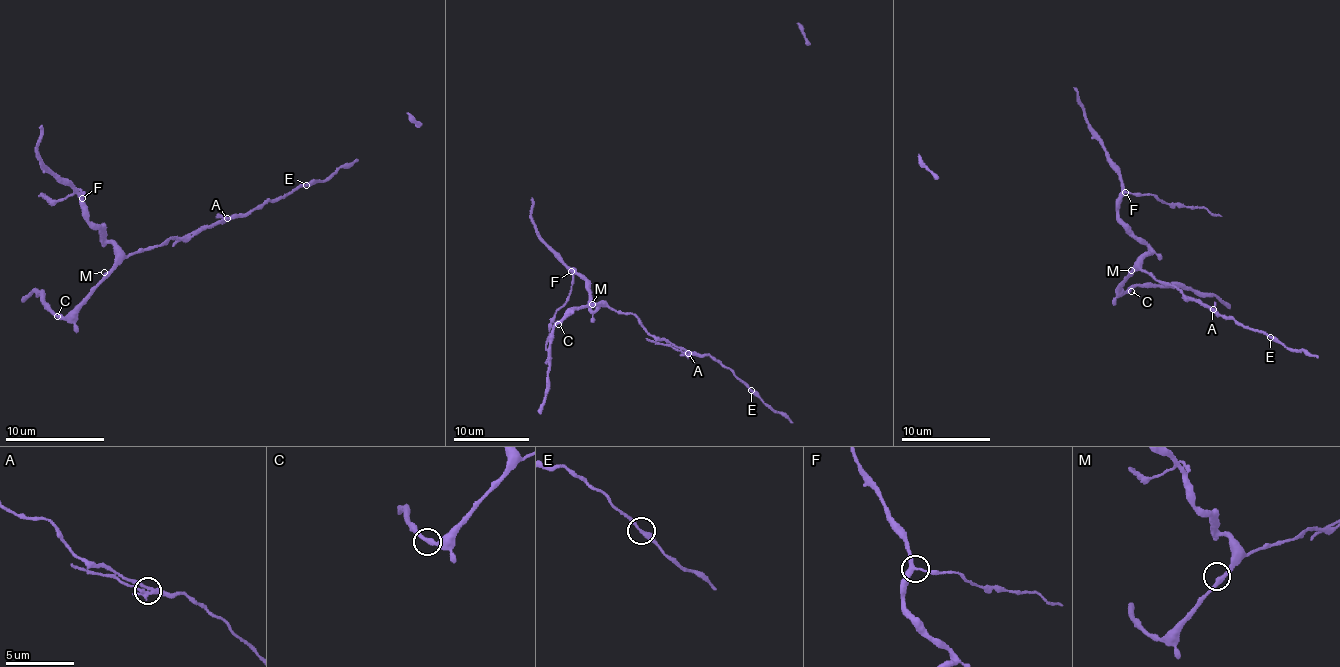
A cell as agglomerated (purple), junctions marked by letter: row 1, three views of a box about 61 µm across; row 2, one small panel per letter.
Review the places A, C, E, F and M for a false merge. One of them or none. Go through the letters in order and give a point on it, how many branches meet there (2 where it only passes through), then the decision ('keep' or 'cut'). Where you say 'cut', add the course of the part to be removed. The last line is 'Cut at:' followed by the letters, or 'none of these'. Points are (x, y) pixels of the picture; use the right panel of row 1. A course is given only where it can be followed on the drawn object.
A: place (1213, 309); branches 2; cut; course (1213, 308), (1193, 297), (1181, 298)
C: place (1131, 291); branches 2; keep
E: place (1270, 337); branches 2; keep
F: place (1125, 192); branches 3; keep
M: place (1131, 270); branches 2; keep
Cut at: A

